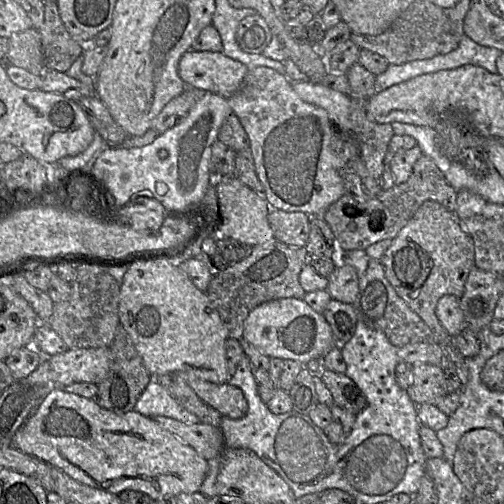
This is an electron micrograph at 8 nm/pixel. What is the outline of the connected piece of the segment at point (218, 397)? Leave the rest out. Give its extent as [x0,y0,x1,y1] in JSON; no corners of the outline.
[168,373,248,419]

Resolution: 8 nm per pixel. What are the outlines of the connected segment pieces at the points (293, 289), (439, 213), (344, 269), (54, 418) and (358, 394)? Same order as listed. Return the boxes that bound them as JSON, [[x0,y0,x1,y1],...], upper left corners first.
[[207,238,308,339],[380,201,474,386],[327,263,359,304],[12,387,208,501],[319,369,367,414]]

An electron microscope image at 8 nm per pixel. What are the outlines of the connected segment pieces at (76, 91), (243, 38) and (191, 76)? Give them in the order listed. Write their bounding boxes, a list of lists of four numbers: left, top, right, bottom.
[[41,70,95,102],[236,13,273,54],[178,50,248,97]]

